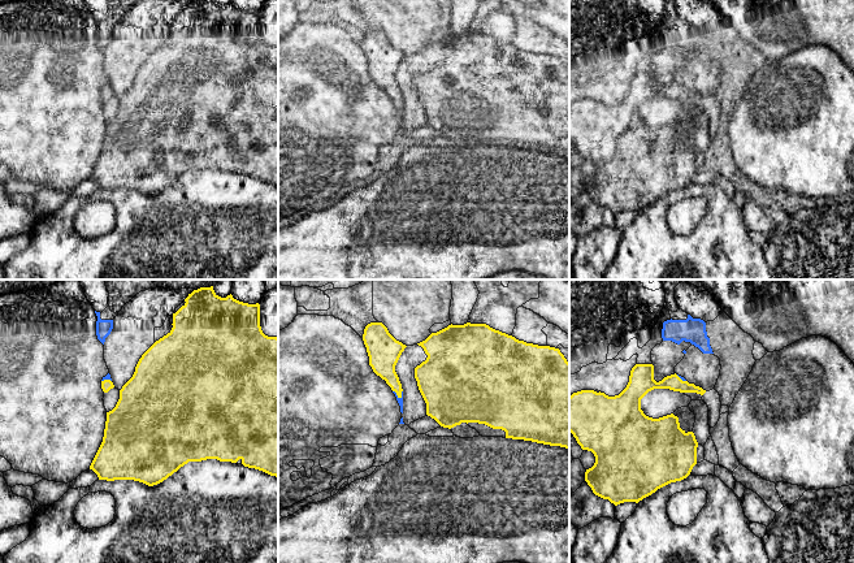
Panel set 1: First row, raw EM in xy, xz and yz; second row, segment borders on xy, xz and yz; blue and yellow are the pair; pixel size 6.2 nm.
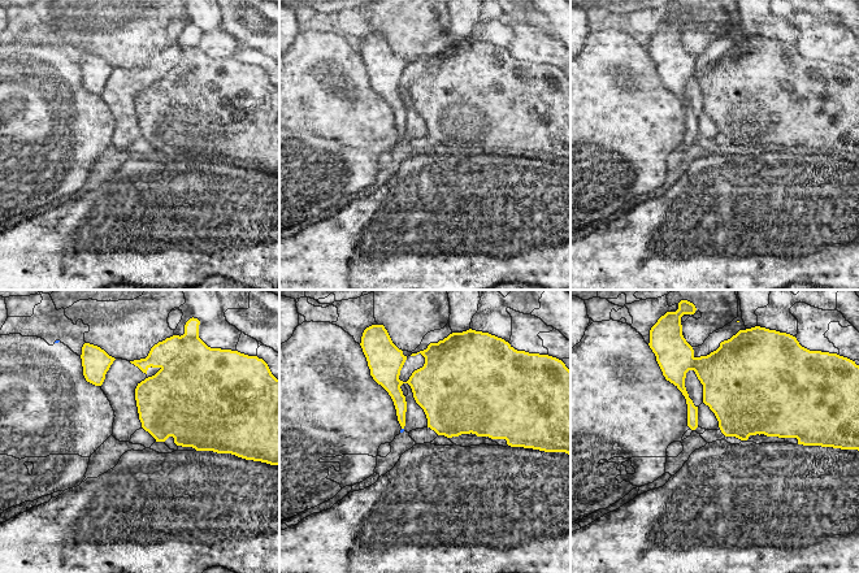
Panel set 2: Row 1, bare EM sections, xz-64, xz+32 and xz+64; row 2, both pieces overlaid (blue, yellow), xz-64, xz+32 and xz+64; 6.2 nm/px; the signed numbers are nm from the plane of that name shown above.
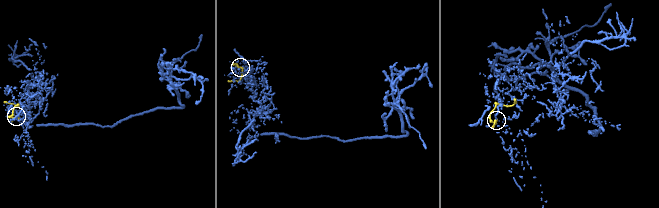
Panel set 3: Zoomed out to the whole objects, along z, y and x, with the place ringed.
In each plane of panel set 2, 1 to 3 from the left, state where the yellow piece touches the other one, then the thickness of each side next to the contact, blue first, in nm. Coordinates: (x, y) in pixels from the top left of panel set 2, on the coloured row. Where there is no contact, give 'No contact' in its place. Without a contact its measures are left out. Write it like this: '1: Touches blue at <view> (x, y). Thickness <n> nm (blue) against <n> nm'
1: No contact
2: No contact
3: No contact

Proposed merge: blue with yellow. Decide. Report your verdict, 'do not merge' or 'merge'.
do not merge

